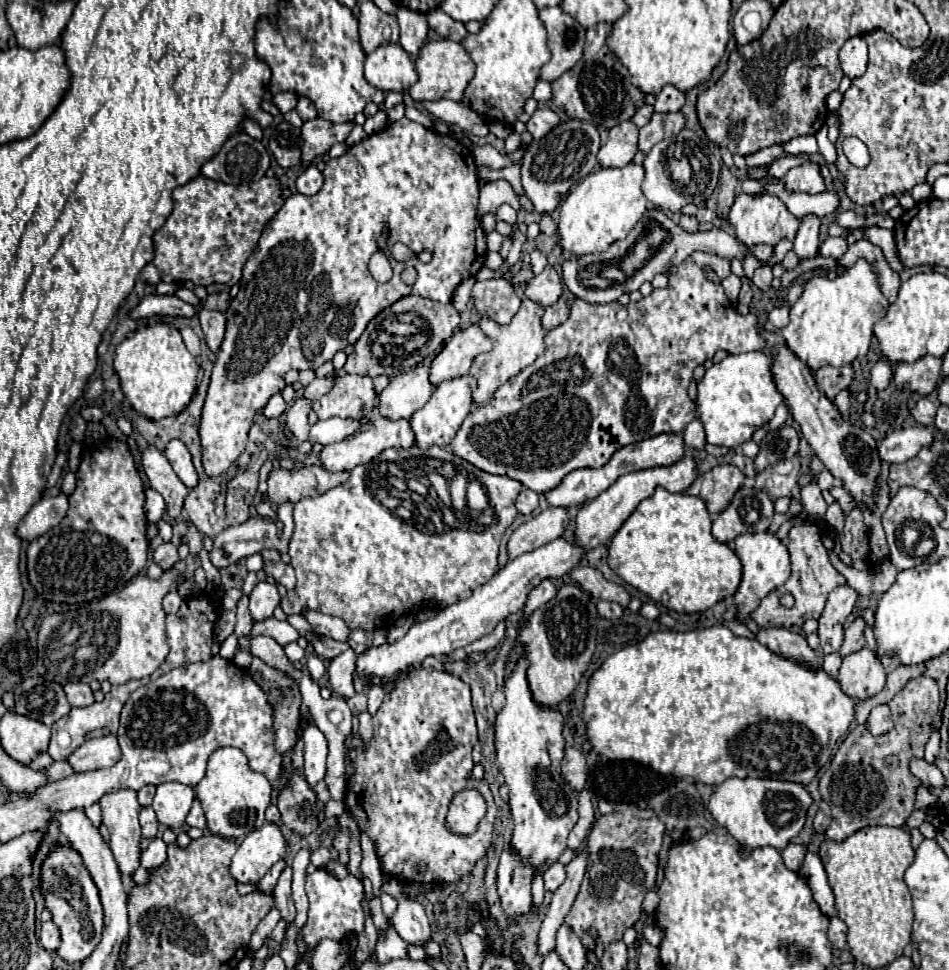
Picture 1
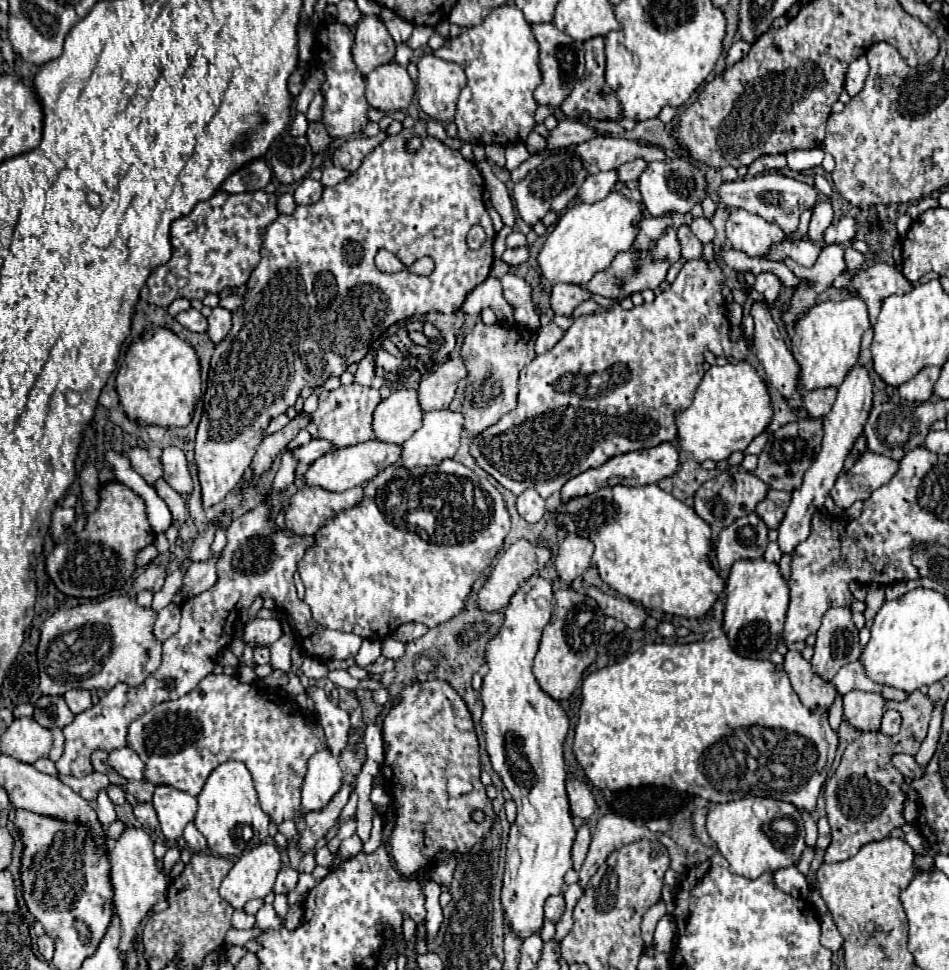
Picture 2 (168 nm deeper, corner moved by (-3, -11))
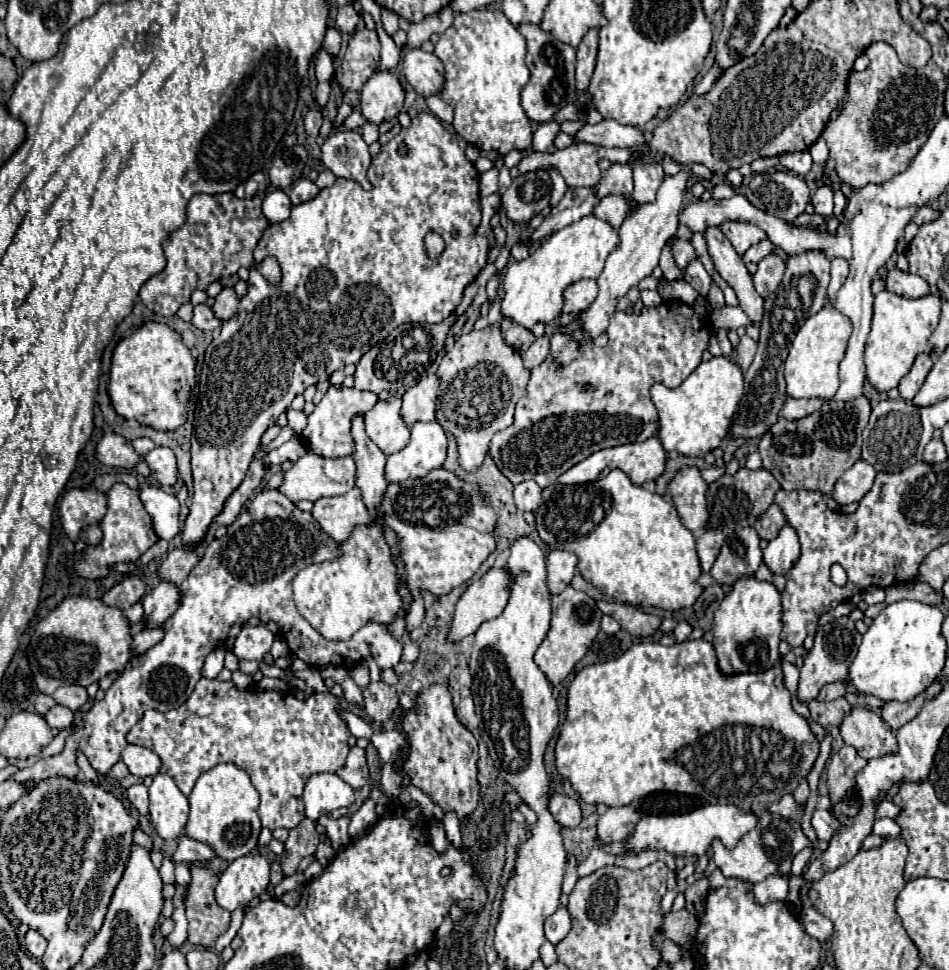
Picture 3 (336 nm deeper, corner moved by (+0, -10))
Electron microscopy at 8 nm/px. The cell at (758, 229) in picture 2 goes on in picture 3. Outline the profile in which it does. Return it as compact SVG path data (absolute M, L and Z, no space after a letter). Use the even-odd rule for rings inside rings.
M723 222L721 232L733 244L737 254L745 254L747 248L751 248L751 246L759 244L763 238L767 238L767 234L759 226L749 224L749 222Z

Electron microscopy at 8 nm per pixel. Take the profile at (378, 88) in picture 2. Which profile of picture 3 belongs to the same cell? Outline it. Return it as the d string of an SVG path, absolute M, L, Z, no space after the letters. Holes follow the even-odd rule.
M377 70L361 90L361 112L373 124L393 120L401 112L403 102L405 90L389 70Z

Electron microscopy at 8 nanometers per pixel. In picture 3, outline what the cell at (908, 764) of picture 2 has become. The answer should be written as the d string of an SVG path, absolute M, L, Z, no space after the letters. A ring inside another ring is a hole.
M853 706L839 729L845 744L855 746L857 752L867 760L897 754L895 734L883 724L881 716L869 708Z

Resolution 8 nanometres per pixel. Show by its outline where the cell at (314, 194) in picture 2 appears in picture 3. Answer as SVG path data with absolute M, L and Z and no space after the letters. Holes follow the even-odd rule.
M301 178L301 180L297 180L297 182L291 186L289 198L291 198L291 204L303 204L303 202L315 198L317 194L319 194L317 184L311 182L311 180L307 180L307 178Z

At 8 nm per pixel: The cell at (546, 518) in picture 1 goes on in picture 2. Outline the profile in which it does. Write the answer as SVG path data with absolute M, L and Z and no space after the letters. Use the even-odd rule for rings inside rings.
M520 539L516 541L514 545L510 545L508 551L504 551L504 555L498 559L496 567L492 569L492 573L488 575L484 587L478 591L478 607L480 611L488 611L488 613L494 613L494 611L500 611L508 605L510 597L518 591L518 587L522 585L522 581L530 579L534 573L538 573L550 559L550 551L546 547L540 547L536 543L530 543L526 539Z

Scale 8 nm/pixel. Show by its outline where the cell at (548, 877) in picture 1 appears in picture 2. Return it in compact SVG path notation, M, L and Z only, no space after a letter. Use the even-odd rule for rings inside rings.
M556 895L556 897L550 897L546 901L546 907L544 907L544 917L552 923L558 923L562 919L562 913L564 913L564 897L562 895Z

